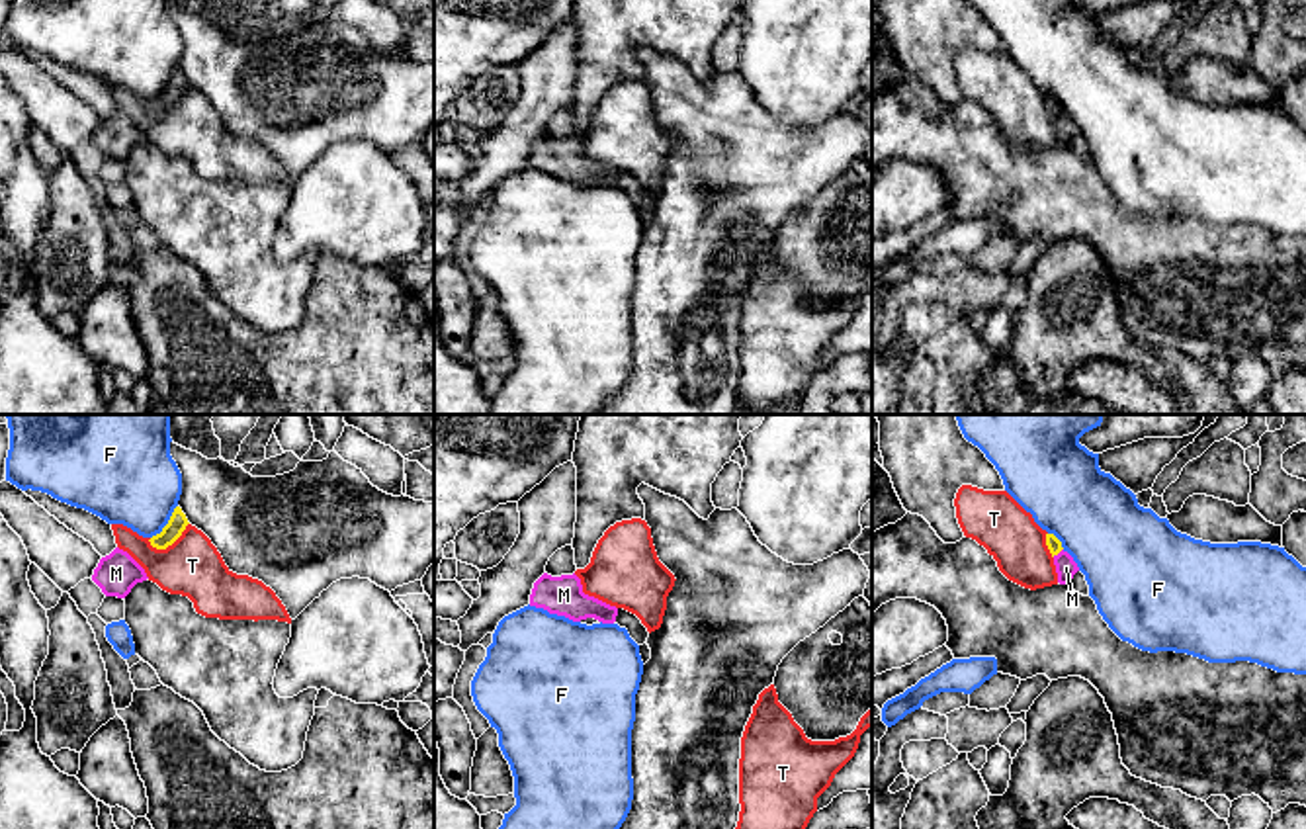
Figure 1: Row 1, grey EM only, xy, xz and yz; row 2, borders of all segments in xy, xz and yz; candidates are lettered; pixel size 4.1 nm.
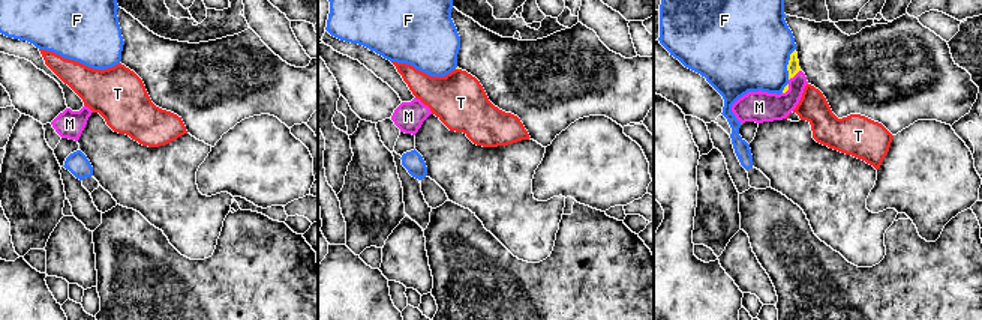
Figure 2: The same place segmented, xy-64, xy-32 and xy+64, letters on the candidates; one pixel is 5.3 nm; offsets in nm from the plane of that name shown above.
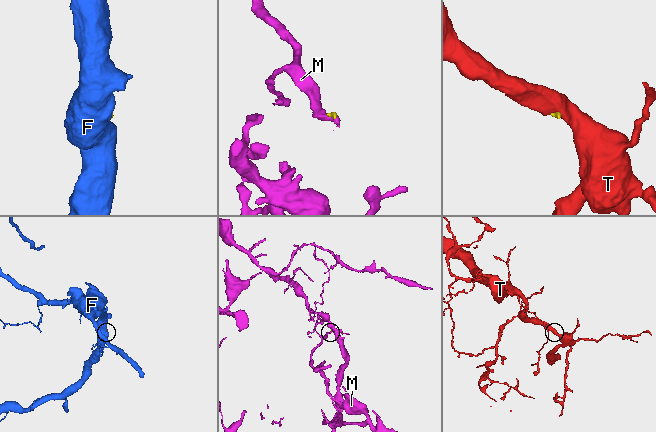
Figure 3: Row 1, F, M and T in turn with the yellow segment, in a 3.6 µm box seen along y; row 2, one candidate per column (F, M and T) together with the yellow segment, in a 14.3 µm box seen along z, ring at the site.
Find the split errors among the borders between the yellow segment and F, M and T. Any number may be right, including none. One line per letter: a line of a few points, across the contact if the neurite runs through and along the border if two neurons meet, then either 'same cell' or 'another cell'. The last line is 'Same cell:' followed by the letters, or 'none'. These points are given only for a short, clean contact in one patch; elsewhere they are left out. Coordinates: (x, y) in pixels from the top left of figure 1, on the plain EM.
F: line xy (176, 67), (169, 85), (151, 100); another cell
M: line yz (1052, 104), (1056, 116), (1066, 130); same cell
T: line xy (188, 85), (165, 110), (155, 110), (147, 102); another cell
Same cell: M

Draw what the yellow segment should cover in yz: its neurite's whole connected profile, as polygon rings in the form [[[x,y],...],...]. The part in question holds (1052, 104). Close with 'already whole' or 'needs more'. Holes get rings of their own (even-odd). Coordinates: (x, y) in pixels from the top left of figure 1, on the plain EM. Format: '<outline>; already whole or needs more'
[[[1046,96],[1046,108],[1054,119],[1056,135],[1058,135],[1058,145],[1060,147],[1069,147],[1073,137],[1079,133],[1077,125],[1073,119],[1062,109],[1062,104],[1054,96]]]; needs more

